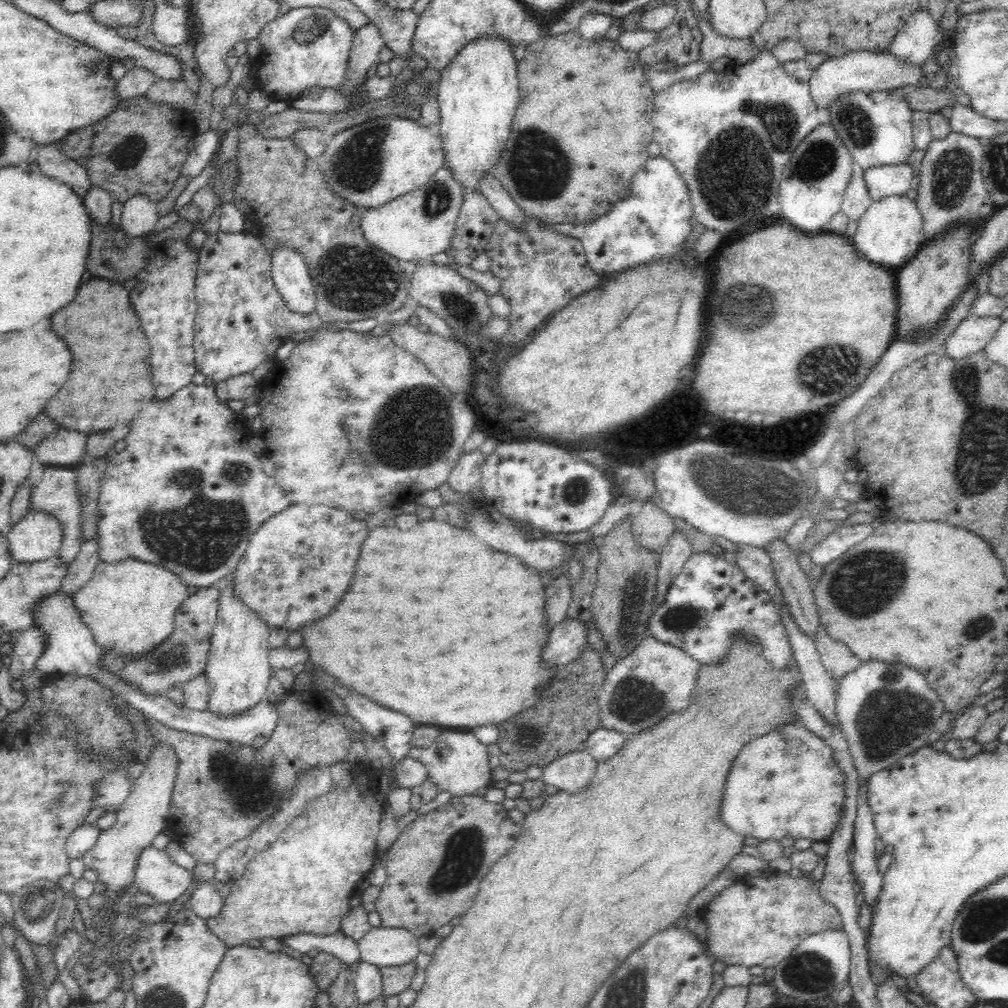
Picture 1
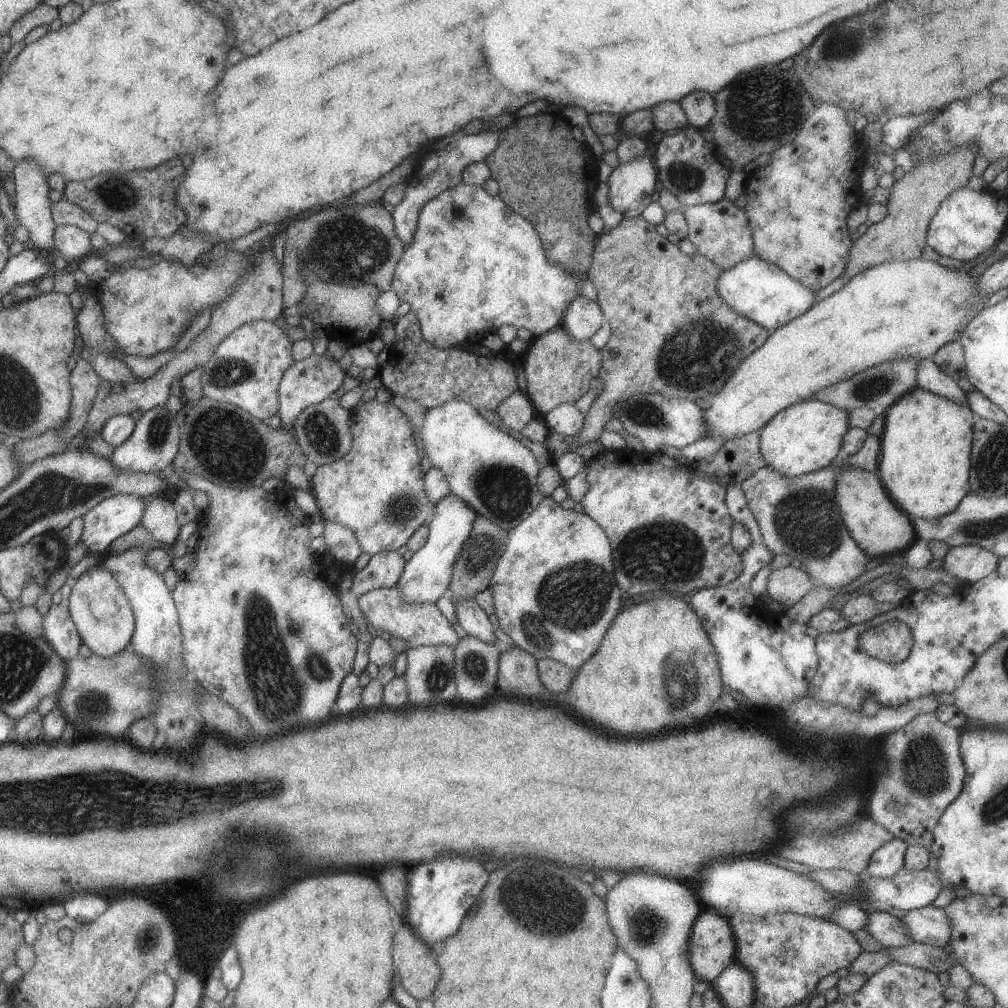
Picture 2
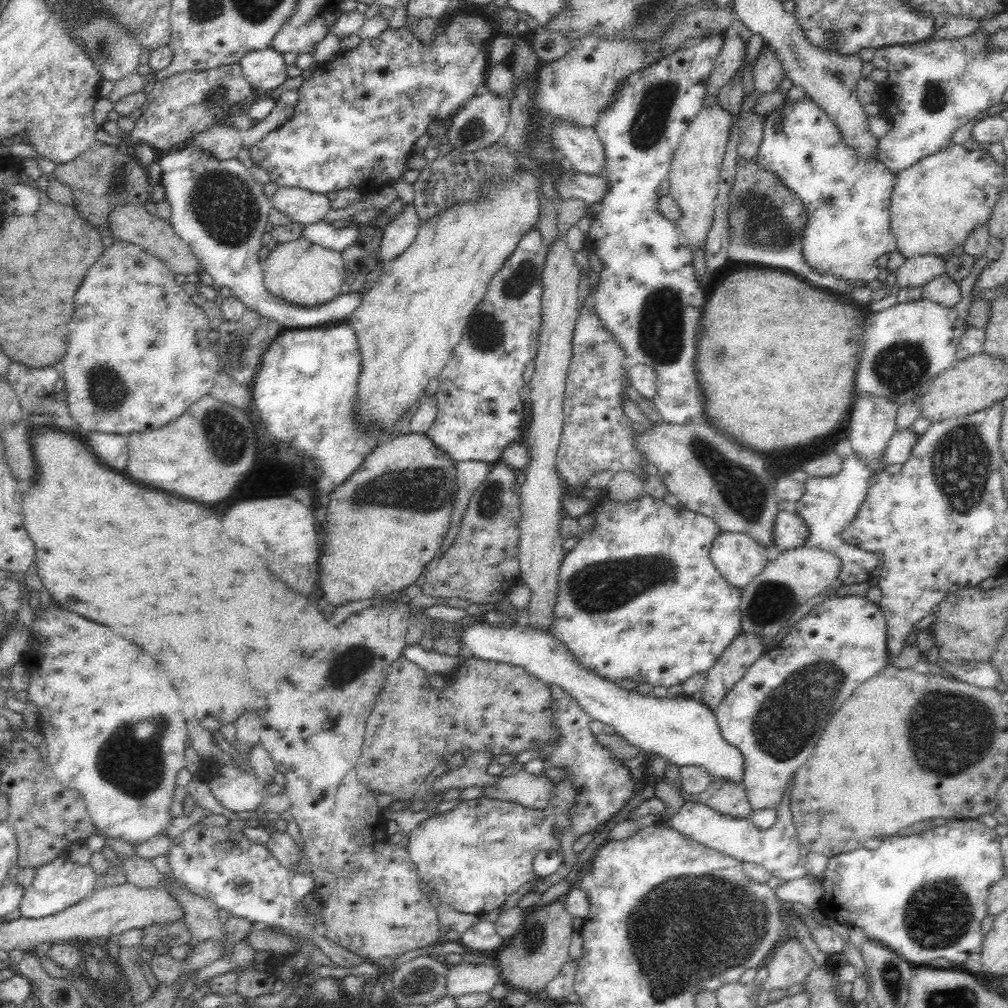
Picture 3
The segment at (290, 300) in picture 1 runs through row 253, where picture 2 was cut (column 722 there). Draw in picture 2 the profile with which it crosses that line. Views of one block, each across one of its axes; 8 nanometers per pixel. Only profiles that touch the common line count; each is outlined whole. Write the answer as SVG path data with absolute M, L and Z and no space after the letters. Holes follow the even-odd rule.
M757 255L744 258L733 268L722 271L715 282L715 290L729 308L751 322L759 324L768 334L803 314L813 304L815 298L814 290L793 280L775 264L761 260Z

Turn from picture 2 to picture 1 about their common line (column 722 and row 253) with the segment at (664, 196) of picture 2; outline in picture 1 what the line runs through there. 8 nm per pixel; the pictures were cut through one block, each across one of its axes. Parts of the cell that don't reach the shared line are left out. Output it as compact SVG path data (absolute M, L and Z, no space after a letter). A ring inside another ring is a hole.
M222 231L212 234L204 241L202 247L198 250L198 271L195 279L195 298L197 303L197 313L194 321L194 341L193 347L195 352L195 367L197 372L204 374L208 378L212 378L215 384L223 384L228 378L238 376L239 374L250 373L254 368L260 366L262 363L271 362L276 355L276 351L279 346L286 340L289 340L294 334L300 334L300 332L308 332L310 330L317 330L322 322L319 314L316 311L308 314L294 313L290 310L281 295L278 293L278 289L274 285L274 280L271 274L271 253L265 249L265 246L261 243L261 240L254 237L250 232L242 231L239 233L226 233Z

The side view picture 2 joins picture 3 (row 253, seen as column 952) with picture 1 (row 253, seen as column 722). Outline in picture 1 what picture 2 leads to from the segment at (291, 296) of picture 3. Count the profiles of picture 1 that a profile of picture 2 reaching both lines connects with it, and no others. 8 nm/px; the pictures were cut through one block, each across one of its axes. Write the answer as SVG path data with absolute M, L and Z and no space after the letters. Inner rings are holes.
M444 166L422 188L403 194L376 208L364 209L360 222L361 236L383 253L403 262L430 261L434 254L444 252L454 234L454 224L463 204L462 187Z

